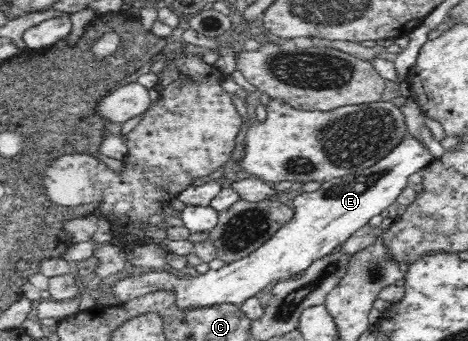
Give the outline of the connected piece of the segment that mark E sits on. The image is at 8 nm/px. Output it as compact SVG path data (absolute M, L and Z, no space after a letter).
M409 136L395 146L383 160L358 173L338 177L322 183L313 192L295 196L294 216L263 245L244 258L226 263L220 269L209 269L198 276L178 276L176 270L150 271L117 280L109 292L119 302L128 302L158 290L173 290L178 308L206 308L218 304L240 305L270 284L294 278L304 272L315 260L330 254L341 246L356 230L366 226L372 216L396 203L401 190L408 186L408 176L419 173L434 161L428 148Z

